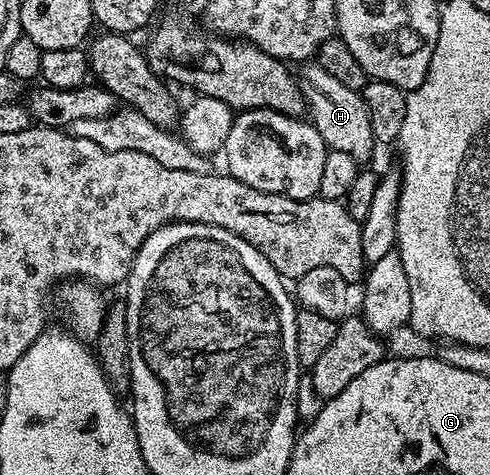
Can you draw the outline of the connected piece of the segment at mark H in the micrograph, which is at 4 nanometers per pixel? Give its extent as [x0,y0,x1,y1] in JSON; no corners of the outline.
[297,63,377,161]

